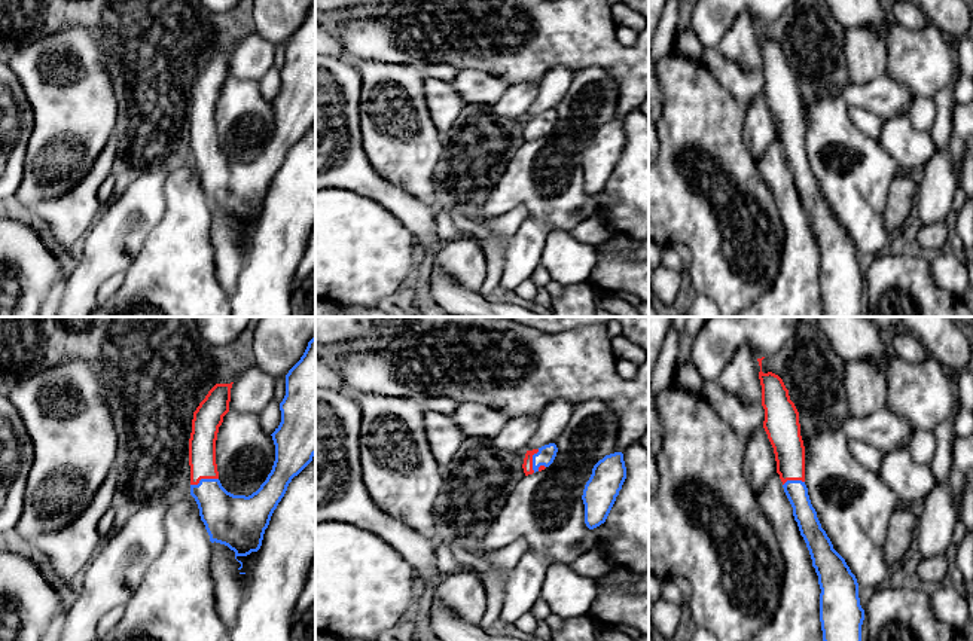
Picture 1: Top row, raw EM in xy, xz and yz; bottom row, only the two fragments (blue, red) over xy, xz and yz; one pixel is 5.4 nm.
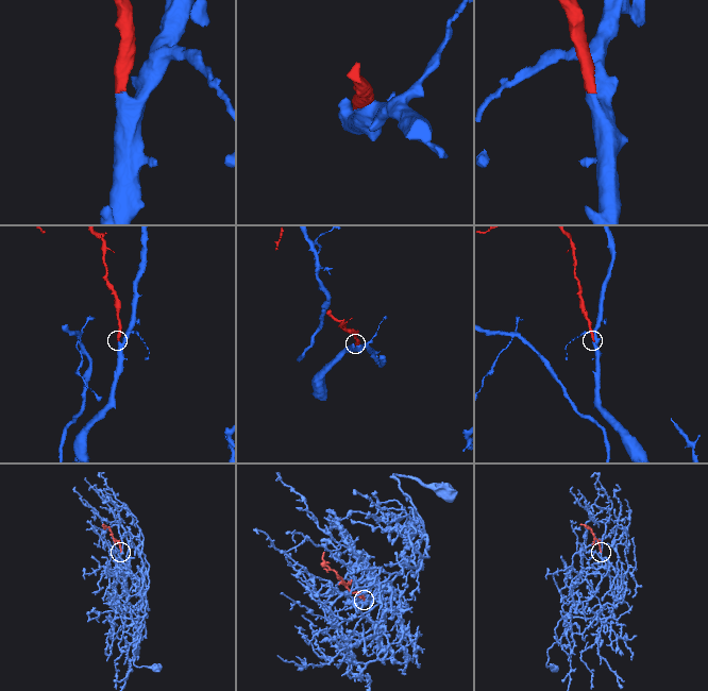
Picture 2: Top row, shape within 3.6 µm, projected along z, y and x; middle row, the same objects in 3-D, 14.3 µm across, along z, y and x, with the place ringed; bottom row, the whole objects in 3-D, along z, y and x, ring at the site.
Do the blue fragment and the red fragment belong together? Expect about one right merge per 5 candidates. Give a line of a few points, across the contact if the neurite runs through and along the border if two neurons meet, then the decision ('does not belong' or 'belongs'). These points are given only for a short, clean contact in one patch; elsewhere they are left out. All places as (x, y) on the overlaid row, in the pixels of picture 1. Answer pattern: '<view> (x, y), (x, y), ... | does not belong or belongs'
xy (228, 518), (209, 494), (204, 479), (203, 439) | belongs

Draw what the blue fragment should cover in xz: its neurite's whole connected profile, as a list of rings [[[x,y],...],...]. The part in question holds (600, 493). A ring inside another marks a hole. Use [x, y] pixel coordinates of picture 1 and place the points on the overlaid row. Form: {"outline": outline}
{"outline": [[[622,452],[606,455],[594,468],[583,489],[585,524],[594,529],[606,522],[626,479]]]}

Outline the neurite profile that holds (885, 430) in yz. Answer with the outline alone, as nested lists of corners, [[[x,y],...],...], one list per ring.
[[[884,409],[867,418],[851,415],[842,422],[841,431],[848,439],[860,439],[887,452],[906,448],[915,428],[903,416]]]

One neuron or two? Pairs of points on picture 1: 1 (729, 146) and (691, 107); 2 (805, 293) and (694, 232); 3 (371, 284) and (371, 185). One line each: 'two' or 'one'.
1: one
2: two
3: two

